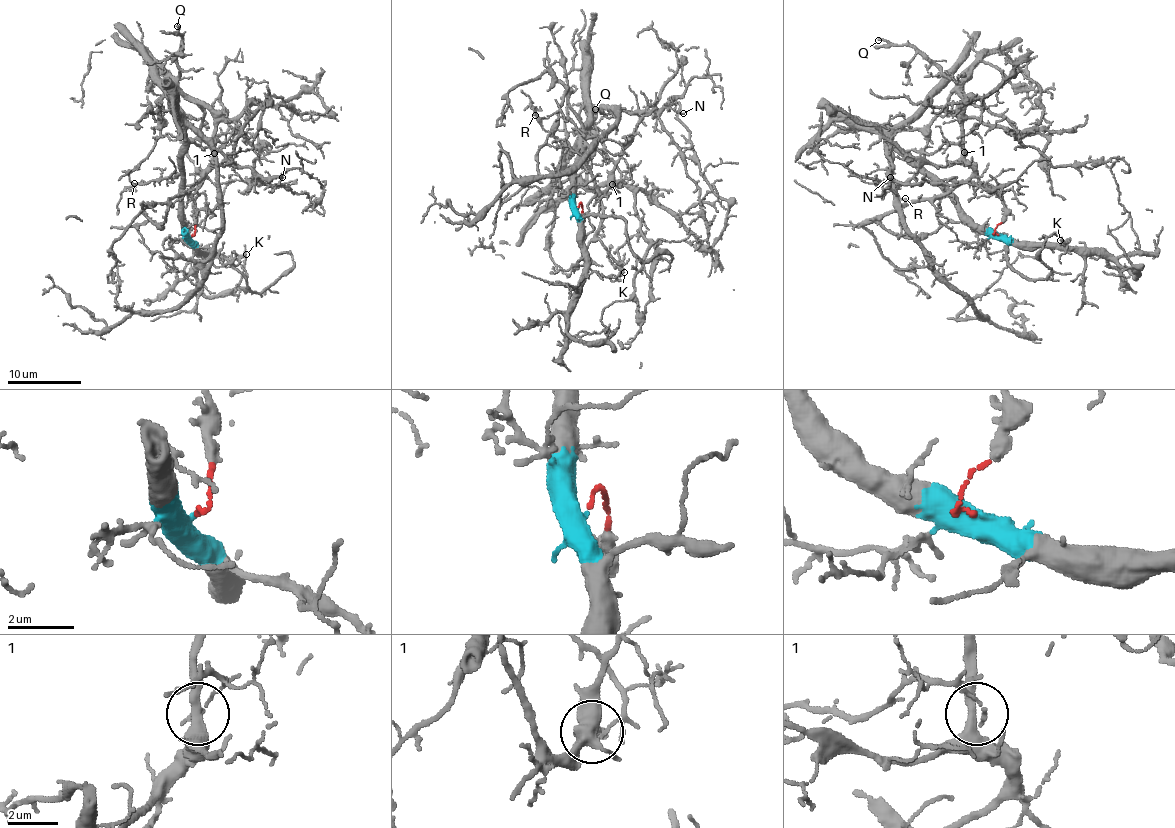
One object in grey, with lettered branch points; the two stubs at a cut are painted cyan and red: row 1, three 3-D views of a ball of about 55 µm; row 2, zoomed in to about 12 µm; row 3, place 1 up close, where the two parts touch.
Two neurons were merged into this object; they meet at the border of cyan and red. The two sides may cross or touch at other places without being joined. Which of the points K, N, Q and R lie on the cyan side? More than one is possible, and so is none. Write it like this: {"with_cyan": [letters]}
{"with_cyan": ["K", "N"]}

